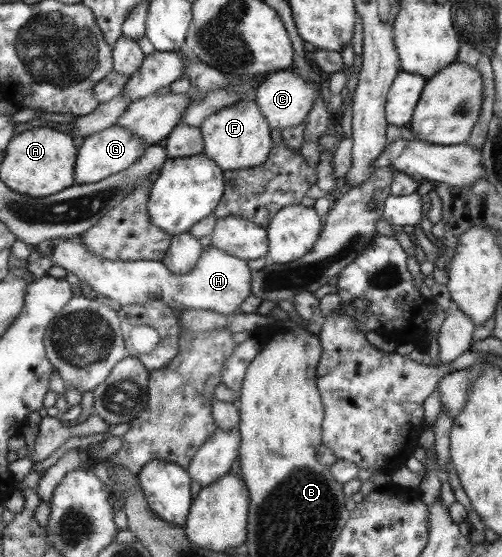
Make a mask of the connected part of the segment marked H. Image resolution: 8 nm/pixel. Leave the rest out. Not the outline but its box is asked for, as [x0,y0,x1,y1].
[51,239,252,317]

